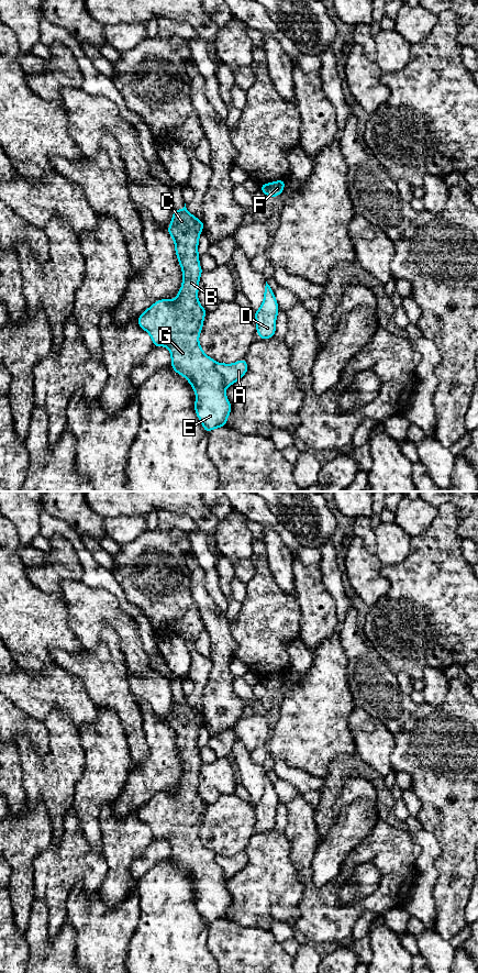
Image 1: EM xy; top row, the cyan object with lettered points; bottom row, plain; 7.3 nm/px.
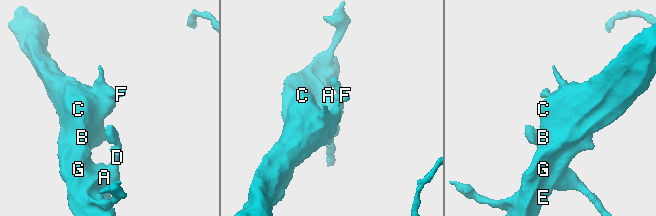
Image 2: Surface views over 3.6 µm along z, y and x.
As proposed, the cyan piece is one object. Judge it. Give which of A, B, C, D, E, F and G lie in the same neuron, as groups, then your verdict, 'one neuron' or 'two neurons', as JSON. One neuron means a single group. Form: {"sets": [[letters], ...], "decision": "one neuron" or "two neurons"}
{"sets": [["A", "D"], ["B", "C", "E", "F", "G"]], "decision": "two neurons"}

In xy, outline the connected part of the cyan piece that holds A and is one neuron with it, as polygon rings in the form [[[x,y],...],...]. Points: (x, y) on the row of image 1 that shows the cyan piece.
[[[245,358],[233,364],[216,363],[216,371],[223,376],[225,388],[241,379],[248,371],[248,365]]]

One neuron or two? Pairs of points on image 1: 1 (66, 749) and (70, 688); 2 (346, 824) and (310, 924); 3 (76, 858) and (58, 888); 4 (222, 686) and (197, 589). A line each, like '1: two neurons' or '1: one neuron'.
1: two neurons
2: two neurons
3: one neuron
4: one neuron

